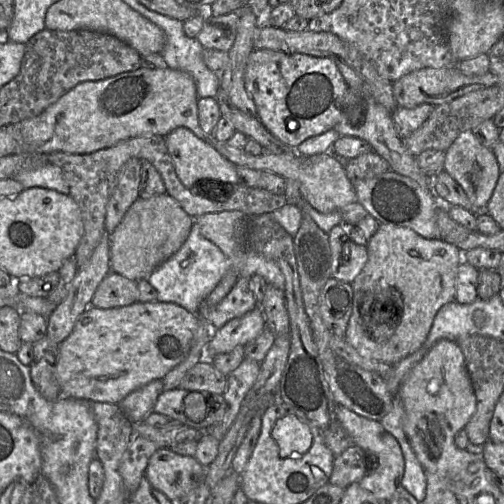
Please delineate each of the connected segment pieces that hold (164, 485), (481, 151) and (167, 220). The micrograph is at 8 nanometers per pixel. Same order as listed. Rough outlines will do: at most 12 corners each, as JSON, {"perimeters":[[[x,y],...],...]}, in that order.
{"perimeters":[[[168,448],[149,458],[145,478],[173,502],[204,481],[194,456]],[[474,131],[445,152],[444,170],[485,210],[501,169]],[[166,193],[138,197],[110,235],[111,272],[147,279],[194,218]]]}

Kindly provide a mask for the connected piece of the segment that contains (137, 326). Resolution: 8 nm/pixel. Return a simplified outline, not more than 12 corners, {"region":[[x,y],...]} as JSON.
{"region":[[90,306],[59,344],[61,397],[118,405],[185,359],[197,314]]}

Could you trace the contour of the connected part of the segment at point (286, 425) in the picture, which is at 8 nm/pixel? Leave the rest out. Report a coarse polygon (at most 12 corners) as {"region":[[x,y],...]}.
{"region":[[294,414],[276,420],[271,437],[281,458],[311,447],[309,426]]}

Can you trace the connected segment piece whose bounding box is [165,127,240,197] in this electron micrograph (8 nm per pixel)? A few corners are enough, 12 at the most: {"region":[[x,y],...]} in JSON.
{"region":[[191,130],[165,136],[181,183],[217,197],[210,179],[239,184],[236,165]]}

